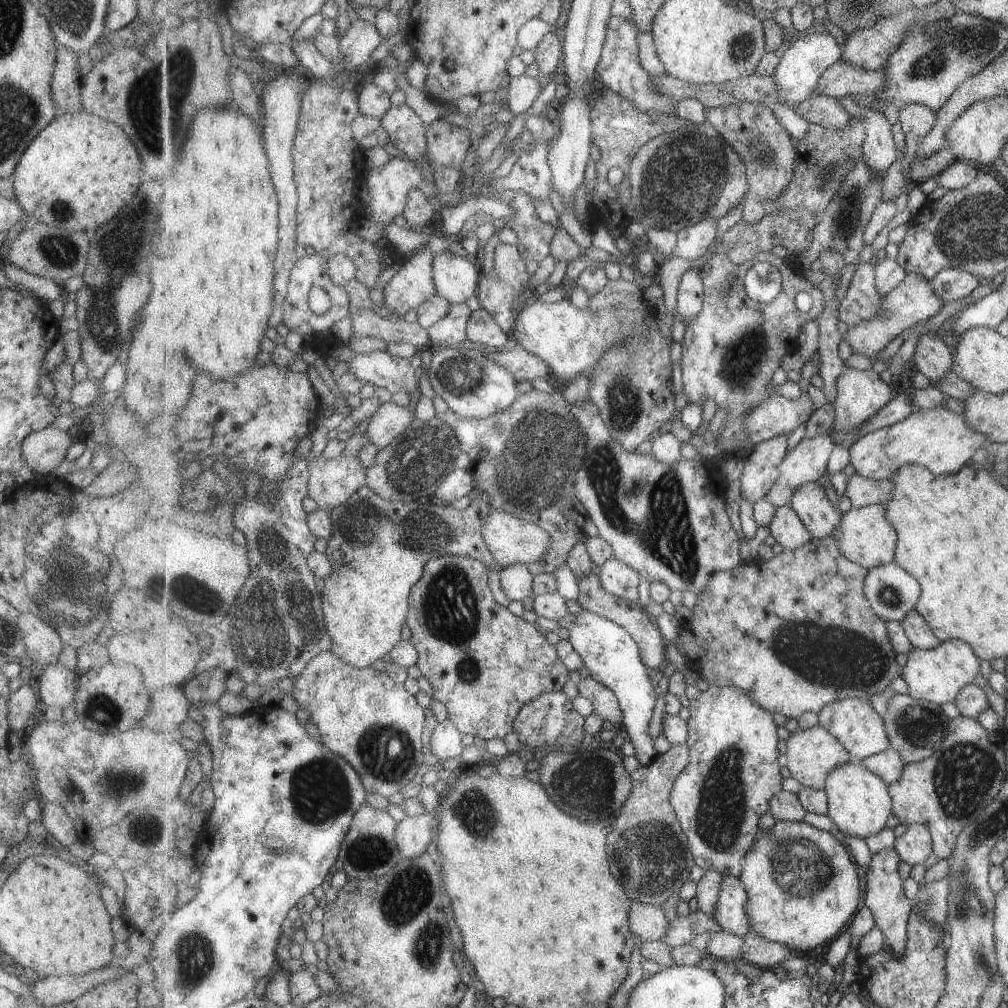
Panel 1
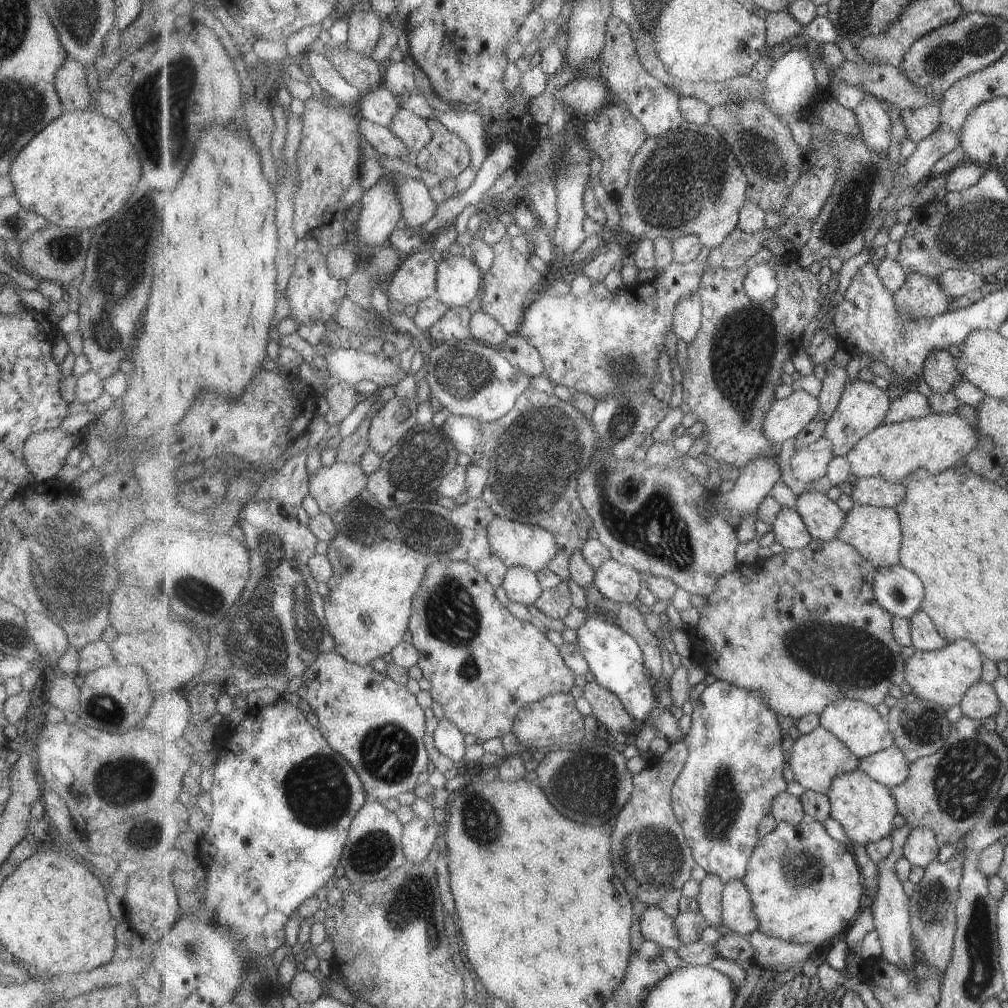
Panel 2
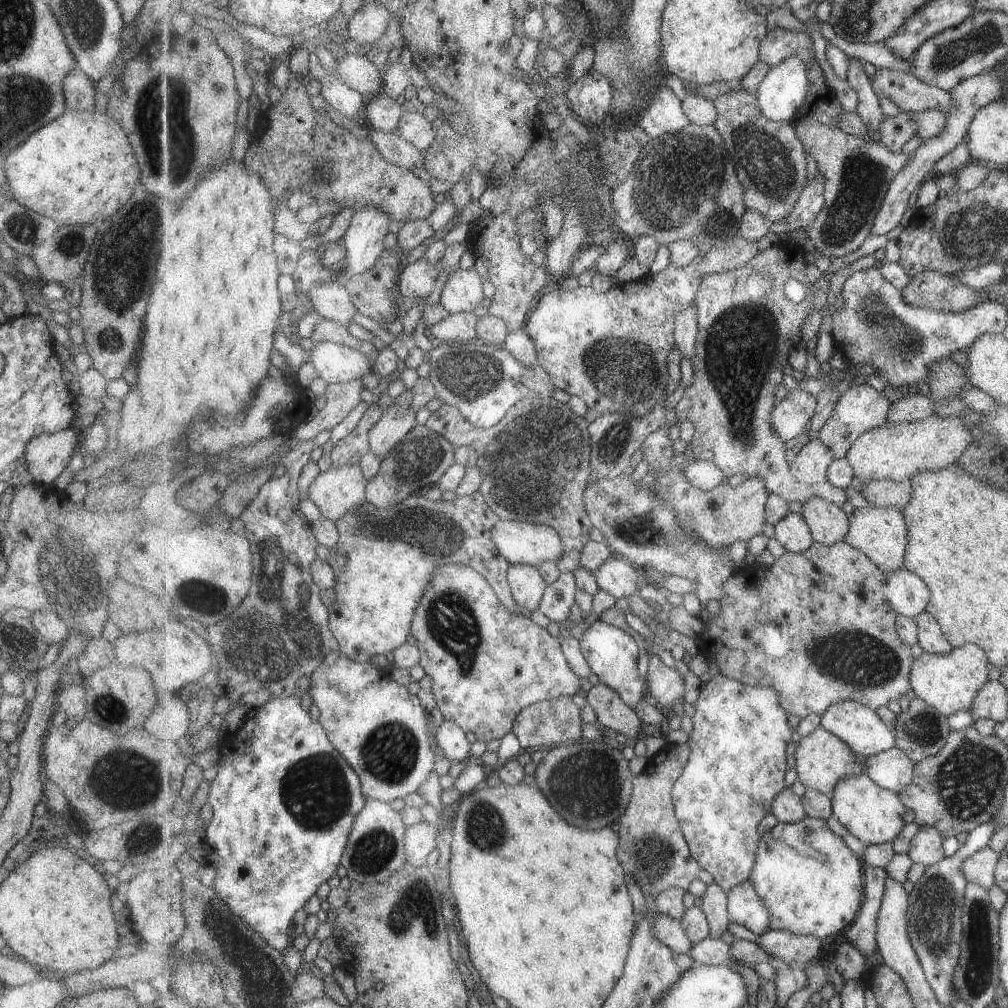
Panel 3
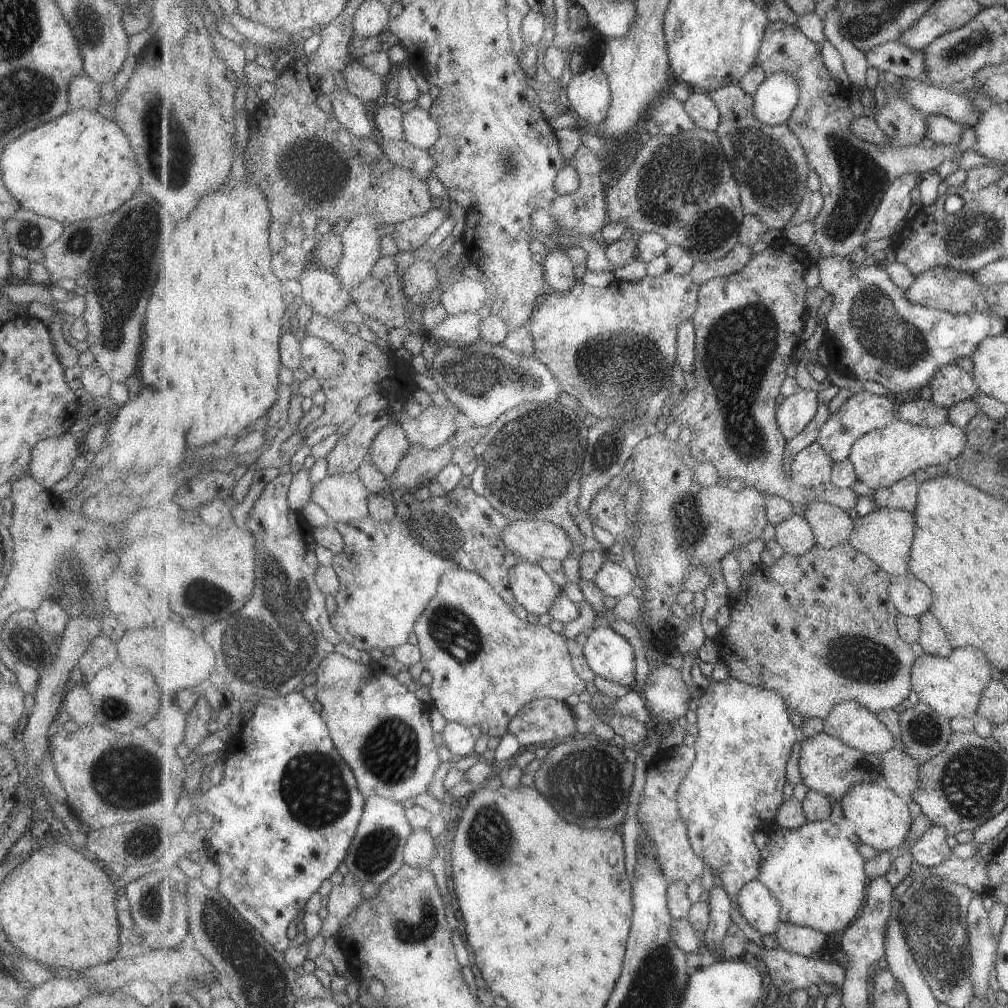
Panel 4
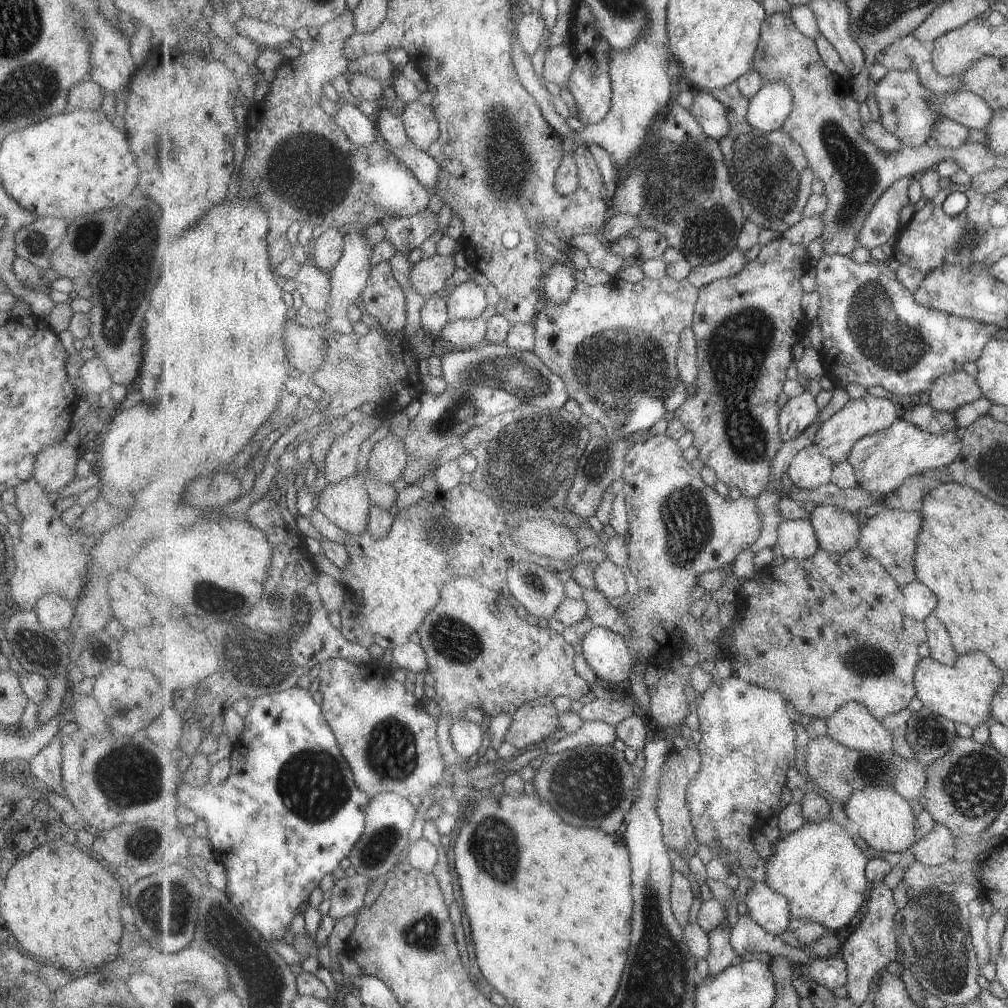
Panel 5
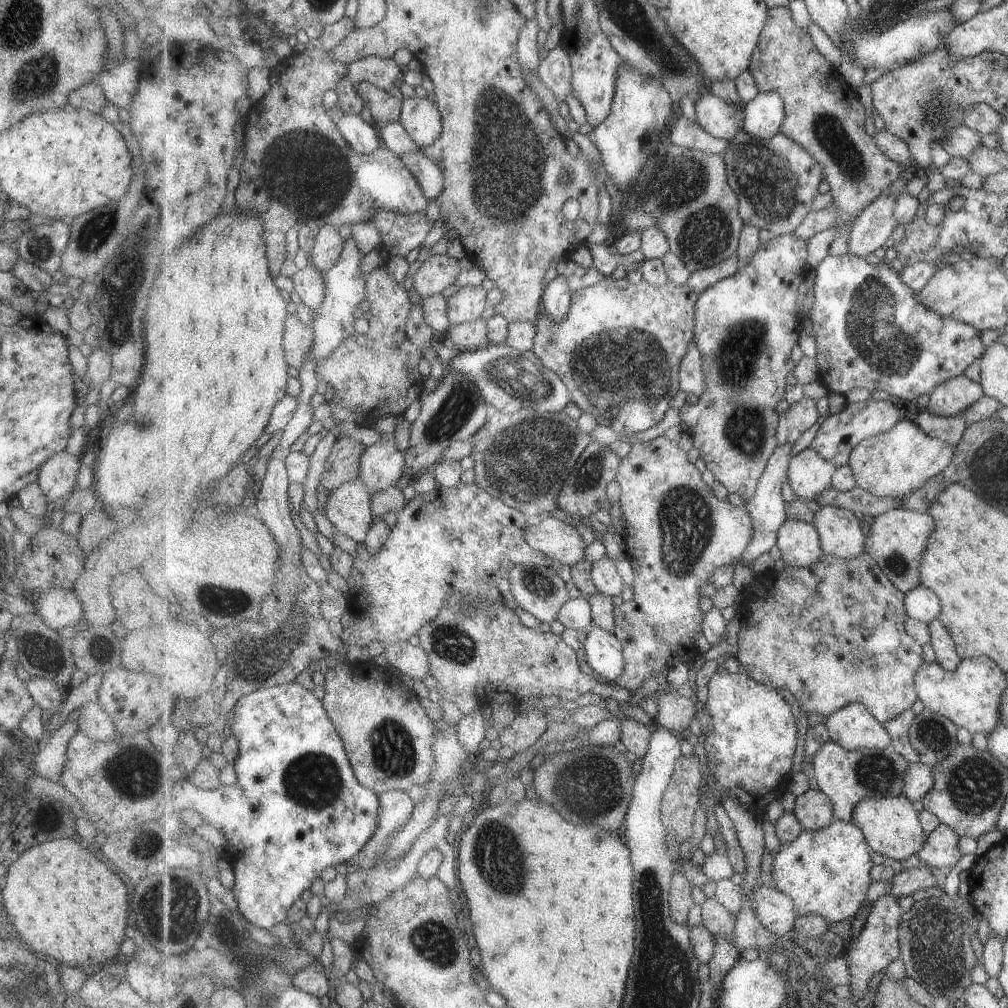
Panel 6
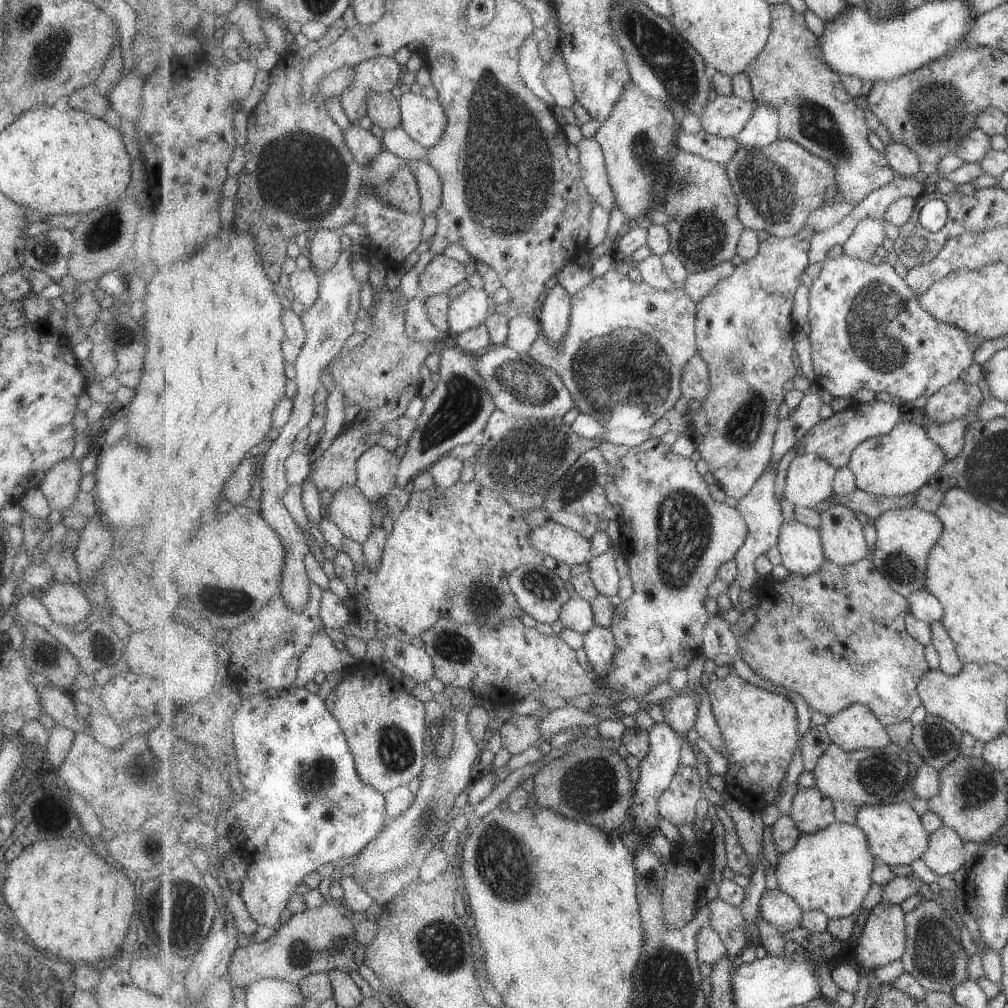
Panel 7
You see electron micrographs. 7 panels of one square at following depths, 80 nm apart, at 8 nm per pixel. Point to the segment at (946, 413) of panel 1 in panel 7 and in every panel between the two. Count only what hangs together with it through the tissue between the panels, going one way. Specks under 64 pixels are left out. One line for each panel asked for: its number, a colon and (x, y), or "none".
2: (937, 442)
3: (897, 451)
4: (882, 457)
5: (883, 461)
6: (895, 463)
7: (897, 464)

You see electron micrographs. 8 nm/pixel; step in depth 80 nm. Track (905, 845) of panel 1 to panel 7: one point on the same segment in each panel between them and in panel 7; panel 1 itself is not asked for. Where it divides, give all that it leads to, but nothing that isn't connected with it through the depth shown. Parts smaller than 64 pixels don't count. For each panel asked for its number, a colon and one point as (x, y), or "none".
2: (922, 847)
3: (926, 848)
4: (931, 850)
5: (936, 848)
6: (942, 849)
7: (946, 854)

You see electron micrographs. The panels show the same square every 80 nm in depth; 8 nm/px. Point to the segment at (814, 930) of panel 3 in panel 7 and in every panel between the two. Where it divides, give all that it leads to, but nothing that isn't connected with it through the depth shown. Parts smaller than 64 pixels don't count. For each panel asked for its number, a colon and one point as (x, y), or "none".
4: (815, 871)
5: (820, 869)
6: (827, 872)
7: (831, 871)

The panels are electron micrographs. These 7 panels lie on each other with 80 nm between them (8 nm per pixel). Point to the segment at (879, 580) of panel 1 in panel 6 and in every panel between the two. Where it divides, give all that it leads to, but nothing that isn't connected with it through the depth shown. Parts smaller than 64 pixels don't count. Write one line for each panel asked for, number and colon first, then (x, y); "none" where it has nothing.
2: (901, 591)
3: (908, 594)
4: (911, 595)
5: (918, 601)
6: (922, 603)

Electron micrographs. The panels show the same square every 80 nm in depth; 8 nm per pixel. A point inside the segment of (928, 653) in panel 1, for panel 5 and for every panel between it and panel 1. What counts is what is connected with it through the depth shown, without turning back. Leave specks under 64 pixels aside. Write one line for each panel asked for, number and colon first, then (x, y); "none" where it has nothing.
2: (944, 675)
3: (949, 682)
4: (953, 685)
5: (962, 692)

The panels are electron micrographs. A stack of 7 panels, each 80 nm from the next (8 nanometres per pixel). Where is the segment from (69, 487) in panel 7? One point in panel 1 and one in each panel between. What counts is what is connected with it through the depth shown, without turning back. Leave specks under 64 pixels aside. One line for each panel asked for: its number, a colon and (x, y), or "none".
1: (44, 449)
2: (44, 453)
3: (46, 454)
4: (51, 459)
5: (54, 466)
6: (56, 475)

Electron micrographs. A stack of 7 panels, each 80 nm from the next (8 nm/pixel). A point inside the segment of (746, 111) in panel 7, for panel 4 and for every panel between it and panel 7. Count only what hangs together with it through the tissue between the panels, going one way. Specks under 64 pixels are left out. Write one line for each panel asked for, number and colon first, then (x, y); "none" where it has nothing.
4: (700, 105)
5: (707, 108)
6: (720, 119)

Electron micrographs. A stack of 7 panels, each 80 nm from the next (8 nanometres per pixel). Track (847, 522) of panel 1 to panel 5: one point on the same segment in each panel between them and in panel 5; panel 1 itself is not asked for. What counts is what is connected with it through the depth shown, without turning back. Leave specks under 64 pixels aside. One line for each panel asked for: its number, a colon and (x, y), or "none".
2: (876, 532)
3: (882, 533)
4: (886, 534)
5: (891, 535)

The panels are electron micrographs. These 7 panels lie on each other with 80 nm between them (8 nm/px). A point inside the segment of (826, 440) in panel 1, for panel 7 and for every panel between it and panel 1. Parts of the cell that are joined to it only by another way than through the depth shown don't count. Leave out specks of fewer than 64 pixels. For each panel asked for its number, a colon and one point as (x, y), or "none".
2: (810, 462)
3: (812, 462)
4: (812, 466)
5: (810, 469)
6: (810, 475)
7: (809, 480)

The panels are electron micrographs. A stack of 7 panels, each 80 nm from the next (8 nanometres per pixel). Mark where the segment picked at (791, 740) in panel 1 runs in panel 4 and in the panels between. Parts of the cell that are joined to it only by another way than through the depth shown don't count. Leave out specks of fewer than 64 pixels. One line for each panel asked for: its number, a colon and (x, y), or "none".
2: (816, 758)
3: (822, 759)
4: (826, 764)

